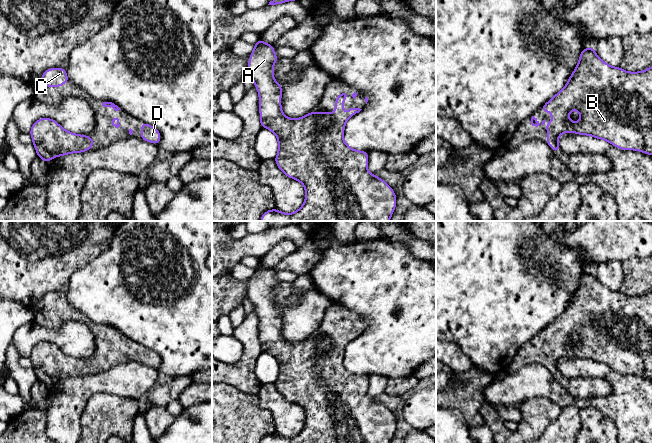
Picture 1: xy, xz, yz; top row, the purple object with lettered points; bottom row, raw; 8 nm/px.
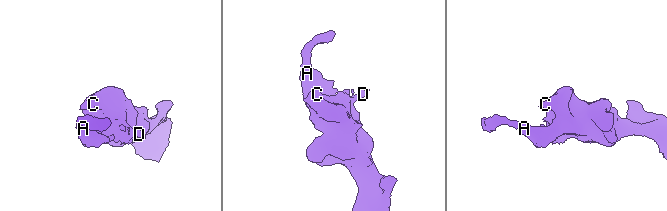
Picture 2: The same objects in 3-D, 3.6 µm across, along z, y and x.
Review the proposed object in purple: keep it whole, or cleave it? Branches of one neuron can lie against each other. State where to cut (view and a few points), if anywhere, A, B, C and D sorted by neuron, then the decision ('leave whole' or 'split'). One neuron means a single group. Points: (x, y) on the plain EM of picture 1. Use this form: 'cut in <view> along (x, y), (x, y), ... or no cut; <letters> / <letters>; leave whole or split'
no cut; A B C D; leave whole

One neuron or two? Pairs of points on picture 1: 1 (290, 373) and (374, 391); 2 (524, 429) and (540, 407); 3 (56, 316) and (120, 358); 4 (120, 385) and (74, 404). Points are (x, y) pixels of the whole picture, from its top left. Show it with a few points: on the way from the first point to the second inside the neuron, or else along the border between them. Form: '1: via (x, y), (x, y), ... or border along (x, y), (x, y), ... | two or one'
1: border along (367, 376), (367, 394), (375, 399) | two
2: via (529, 424), (539, 412) | one
3: via (73, 315), (84, 318), (107, 341) | one
4: via (109, 385), (94, 385), (85, 394) | one

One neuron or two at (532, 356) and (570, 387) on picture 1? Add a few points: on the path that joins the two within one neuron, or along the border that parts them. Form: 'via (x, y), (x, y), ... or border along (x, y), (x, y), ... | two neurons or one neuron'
via (542, 357), (560, 377) | one neuron

